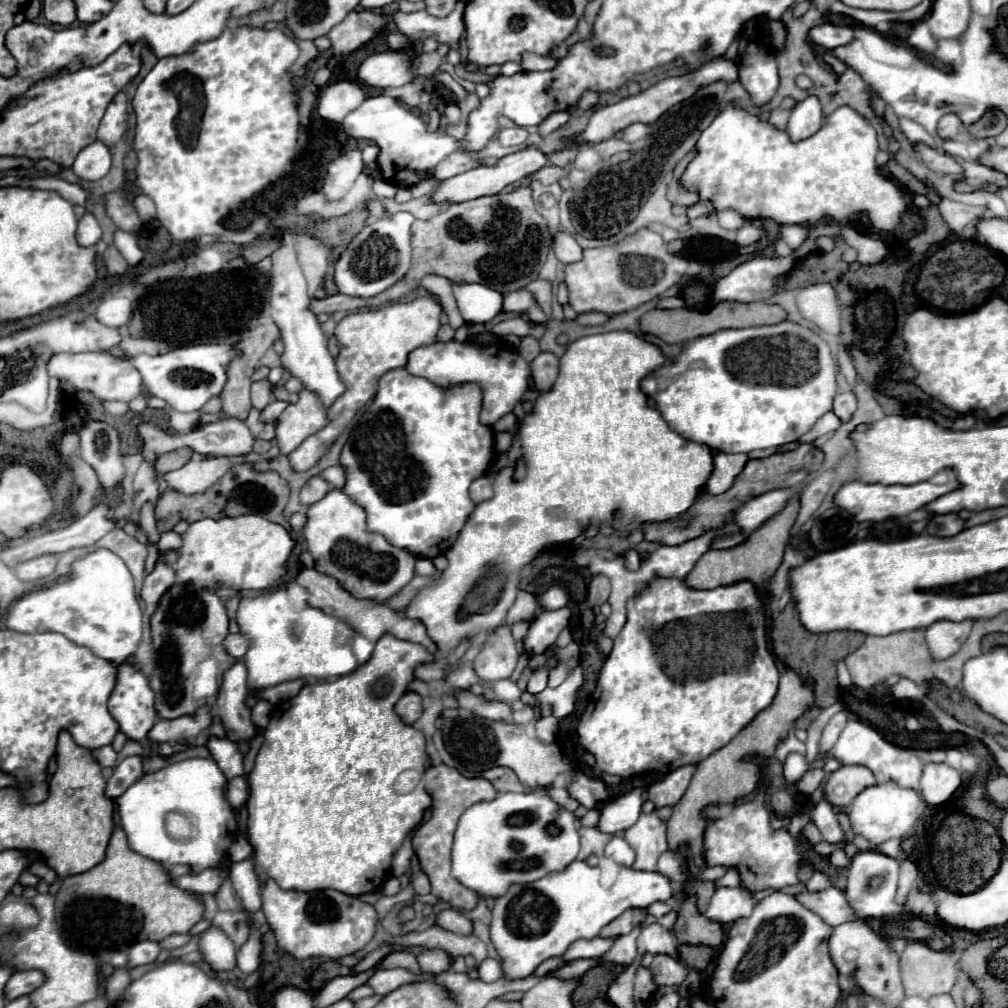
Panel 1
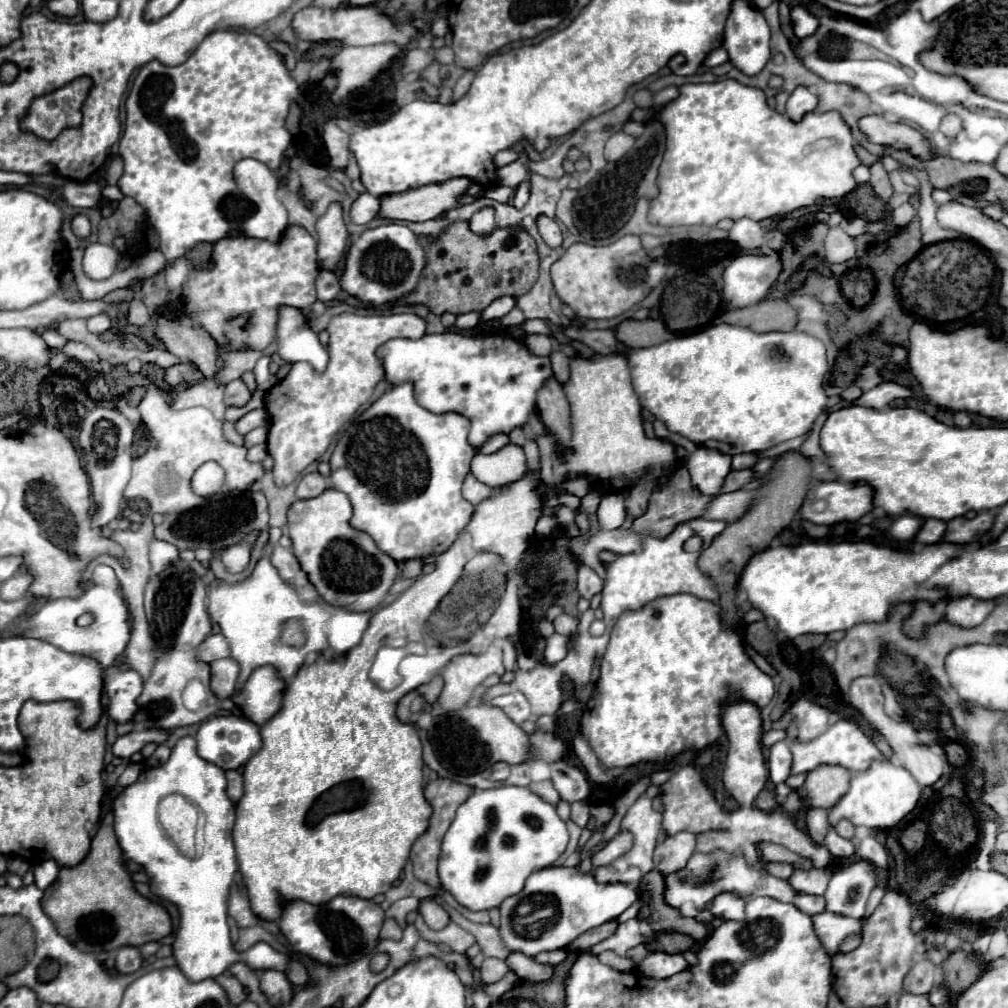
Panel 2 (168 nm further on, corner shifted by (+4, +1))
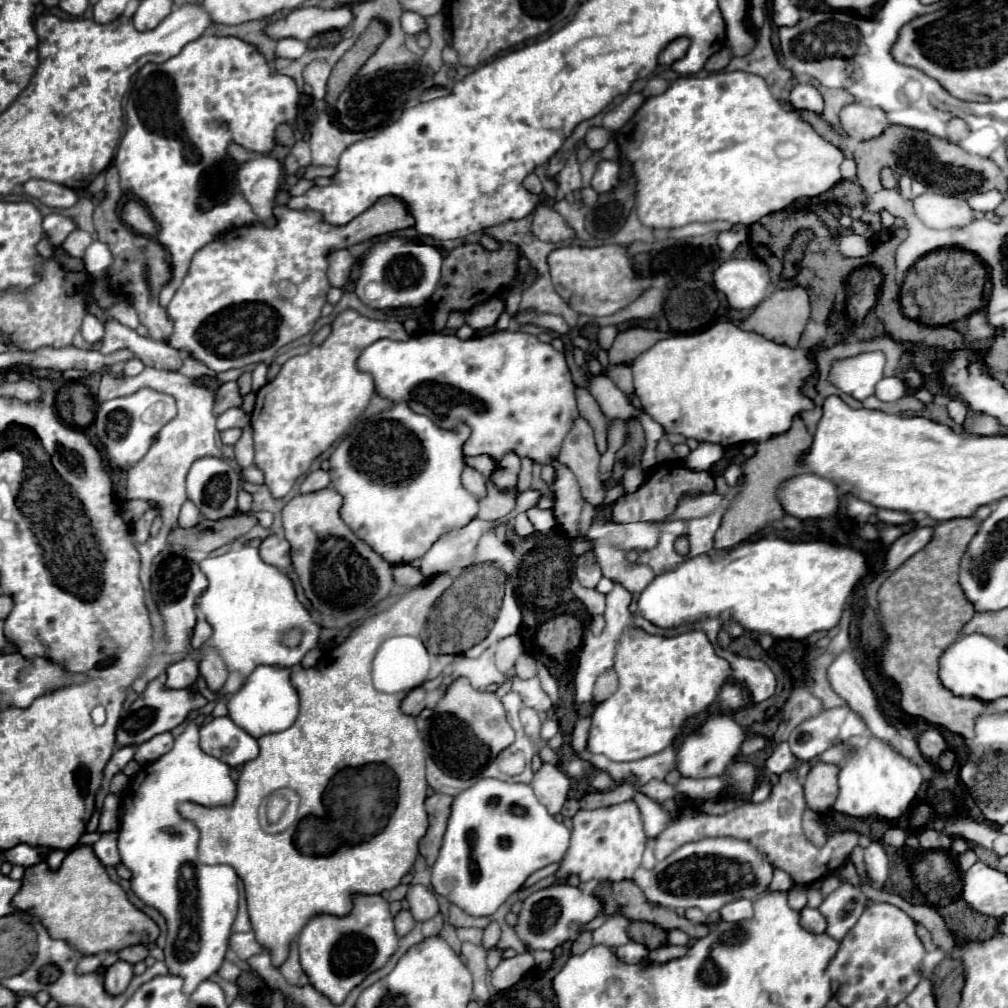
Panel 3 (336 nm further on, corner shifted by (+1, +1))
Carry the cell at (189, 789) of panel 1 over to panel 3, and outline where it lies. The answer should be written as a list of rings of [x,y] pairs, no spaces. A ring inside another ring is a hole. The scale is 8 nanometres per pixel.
[[[188,721],[186,731],[176,737],[172,751],[148,763],[140,769],[140,773],[132,779],[132,787],[124,793],[124,819],[118,833],[118,851],[122,863],[132,871],[132,891],[146,903],[158,909],[168,925],[166,937],[166,965],[172,975],[184,979],[184,991],[192,993],[202,981],[214,975],[222,963],[228,949],[228,937],[232,931],[232,923],[238,911],[238,875],[230,865],[204,865],[196,859],[196,843],[182,843],[182,827],[190,829],[178,811],[176,803],[194,801],[206,807],[230,807],[236,799],[236,783],[230,779],[230,767],[206,753],[198,747],[198,725]]]

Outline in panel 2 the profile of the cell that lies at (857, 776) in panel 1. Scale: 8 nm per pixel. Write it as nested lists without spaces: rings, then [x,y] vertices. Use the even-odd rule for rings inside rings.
[[[819,765],[807,775],[803,785],[803,795],[811,807],[831,809],[843,793],[847,793],[847,785],[851,779],[851,771],[839,765]]]

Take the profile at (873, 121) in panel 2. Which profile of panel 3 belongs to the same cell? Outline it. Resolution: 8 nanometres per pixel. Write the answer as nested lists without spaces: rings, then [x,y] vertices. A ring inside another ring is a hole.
[[[860,103],[846,105],[840,113],[840,121],[842,121],[842,129],[846,131],[846,135],[858,141],[880,137],[882,129],[886,129],[886,125],[892,125],[882,109],[866,107]]]

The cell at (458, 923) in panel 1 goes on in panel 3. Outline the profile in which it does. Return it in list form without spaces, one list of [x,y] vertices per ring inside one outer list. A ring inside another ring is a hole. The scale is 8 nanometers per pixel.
[[[412,885],[408,889],[406,899],[410,903],[410,911],[416,921],[428,921],[434,915],[438,915],[438,911],[440,911],[434,893],[430,889],[426,889],[424,885]]]

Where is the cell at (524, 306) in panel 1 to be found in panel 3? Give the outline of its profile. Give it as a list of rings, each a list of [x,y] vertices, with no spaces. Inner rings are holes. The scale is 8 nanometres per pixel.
[[[490,299],[478,307],[474,307],[472,311],[466,313],[466,323],[472,327],[472,329],[486,329],[486,327],[492,327],[498,317],[504,313],[506,305],[502,299]]]

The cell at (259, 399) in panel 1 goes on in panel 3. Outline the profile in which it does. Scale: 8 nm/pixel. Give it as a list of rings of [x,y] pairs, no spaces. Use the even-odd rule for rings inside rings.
[[[236,381],[224,383],[218,391],[216,391],[216,403],[214,403],[214,413],[220,415],[230,407],[240,407],[242,405],[242,395],[238,389]]]

